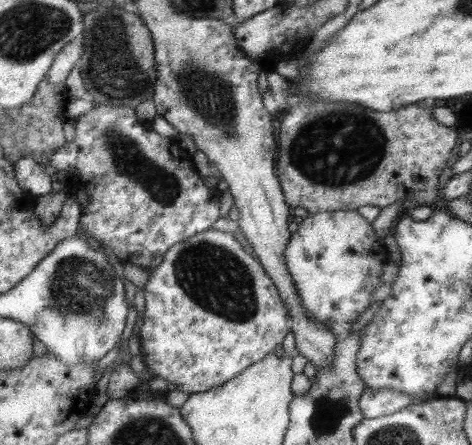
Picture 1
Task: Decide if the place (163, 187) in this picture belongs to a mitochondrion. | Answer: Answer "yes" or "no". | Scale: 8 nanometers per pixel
yes

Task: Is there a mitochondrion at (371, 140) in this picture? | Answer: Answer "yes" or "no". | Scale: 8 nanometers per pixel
yes

